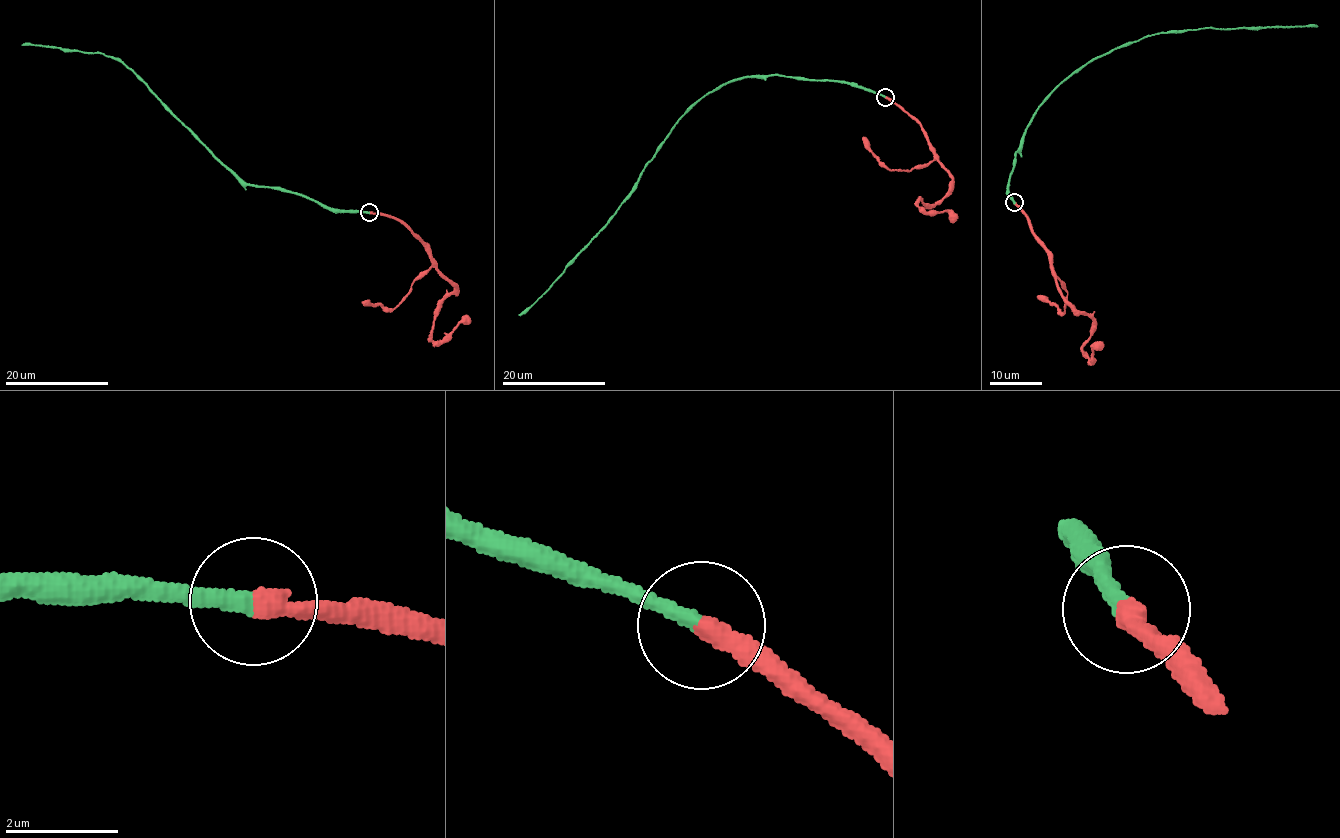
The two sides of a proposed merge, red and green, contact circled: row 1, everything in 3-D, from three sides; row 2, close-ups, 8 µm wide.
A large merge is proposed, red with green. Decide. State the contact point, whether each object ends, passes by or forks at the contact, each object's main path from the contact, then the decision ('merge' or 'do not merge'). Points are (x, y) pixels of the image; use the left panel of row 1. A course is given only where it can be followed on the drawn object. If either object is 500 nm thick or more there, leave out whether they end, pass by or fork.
(369, 212) | red ends | green ends | red via (369, 213), (389, 215), (410, 230), (437, 270), (455, 284), (432, 339), (441, 340), (468, 319) | green via (369, 213), (321, 206), (293, 193), (241, 184), (168, 110), (139, 76), (121, 61), (100, 52), (22, 45) | merge

